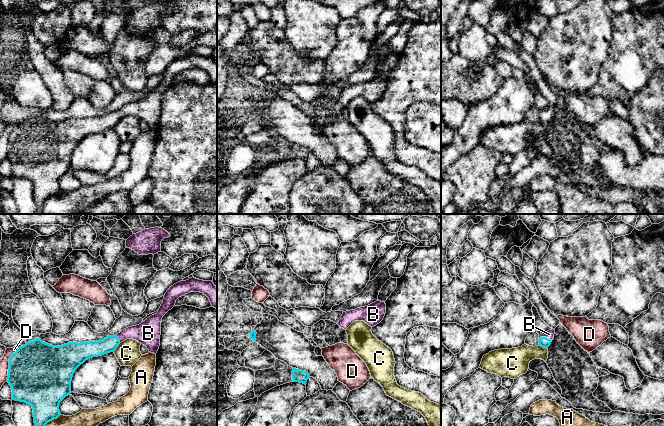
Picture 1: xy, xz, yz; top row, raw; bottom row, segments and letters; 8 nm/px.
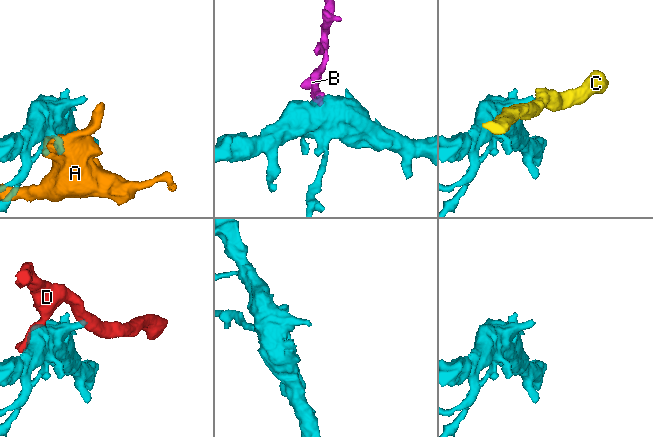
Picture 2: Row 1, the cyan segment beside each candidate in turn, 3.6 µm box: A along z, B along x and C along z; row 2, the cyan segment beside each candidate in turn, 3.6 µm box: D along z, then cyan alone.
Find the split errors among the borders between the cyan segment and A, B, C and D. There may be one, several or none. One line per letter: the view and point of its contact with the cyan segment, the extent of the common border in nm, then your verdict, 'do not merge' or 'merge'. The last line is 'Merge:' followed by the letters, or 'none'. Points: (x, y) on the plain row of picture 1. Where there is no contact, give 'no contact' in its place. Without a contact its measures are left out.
A: contact xy (46, 199); length 240 nm; do not merge
B: contact yz (545, 113); length 110 nm; merge
C: contact yz (543, 123); length 80 nm; do not merge
D: contact xy (9, 141); length 280 nm; do not merge
Merge: B

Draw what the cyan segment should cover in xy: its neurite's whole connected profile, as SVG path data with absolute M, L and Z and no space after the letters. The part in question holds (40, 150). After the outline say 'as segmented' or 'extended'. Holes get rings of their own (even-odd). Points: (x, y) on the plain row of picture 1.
M192 53L167 66L156 90L117 111L61 122L53 122L37 114L19 123L9 135L7 158L12 165L12 176L32 182L37 214L43 214L46 200L61 191L59 180L71 169L73 150L81 140L90 134L114 128L127 115L138 117L149 128L156 130L160 122L163 92L175 82L179 73L190 68L203 69L217 85L217 63L214 59Z; extended

